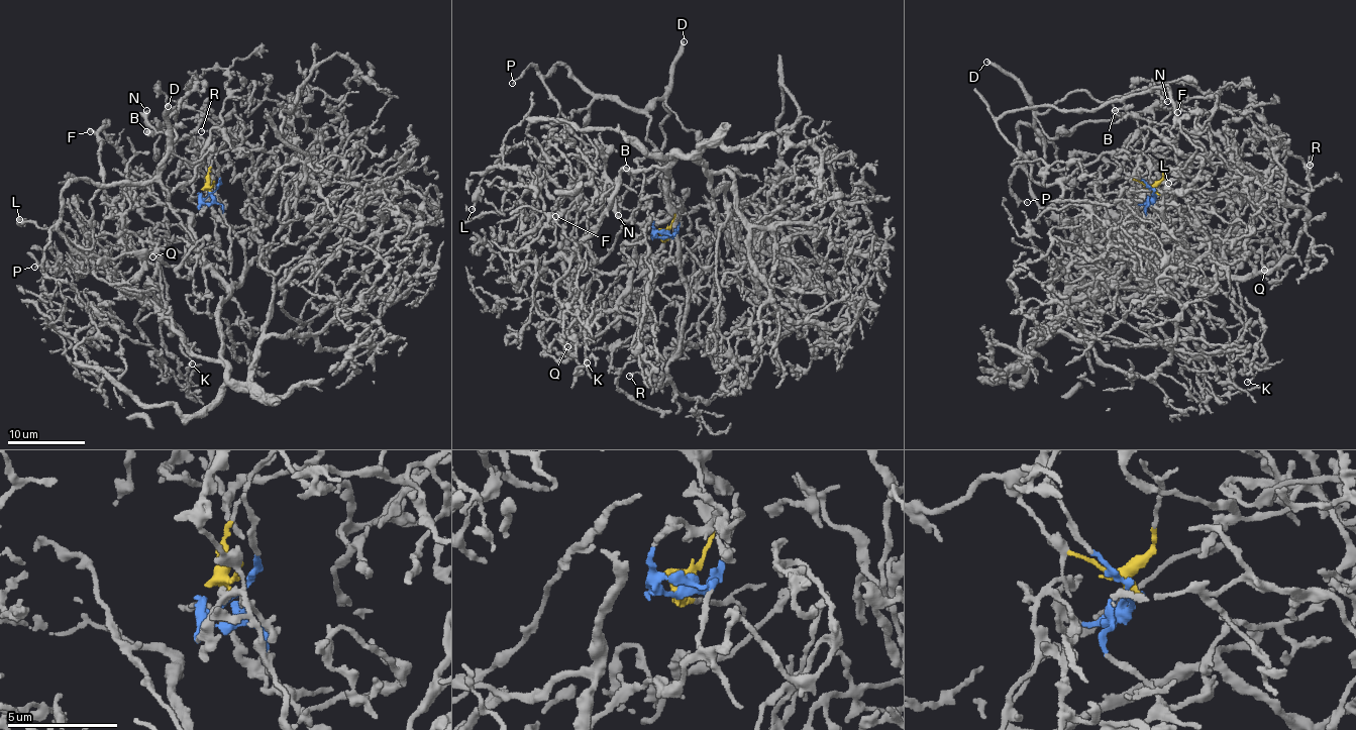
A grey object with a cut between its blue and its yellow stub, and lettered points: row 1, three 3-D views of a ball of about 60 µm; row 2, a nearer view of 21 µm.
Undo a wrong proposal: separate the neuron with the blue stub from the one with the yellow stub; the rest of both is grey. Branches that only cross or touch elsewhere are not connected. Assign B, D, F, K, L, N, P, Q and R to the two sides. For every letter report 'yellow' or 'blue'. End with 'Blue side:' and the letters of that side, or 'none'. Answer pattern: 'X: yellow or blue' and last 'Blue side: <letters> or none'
B: yellow
D: yellow
F: yellow
K: blue
L: yellow
N: yellow
P: yellow
Q: blue
R: blue
Blue side: K, Q, R

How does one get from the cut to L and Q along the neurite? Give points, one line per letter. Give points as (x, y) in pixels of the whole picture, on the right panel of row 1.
L: (1154, 193), (1111, 153), (1050, 168), (1040, 140), (1056, 155), (1073, 206), (1096, 181), (1169, 182)
Q: (1154, 193), (1158, 279), (1116, 284), (1121, 252), (1178, 219), (1265, 237), (1265, 270)

